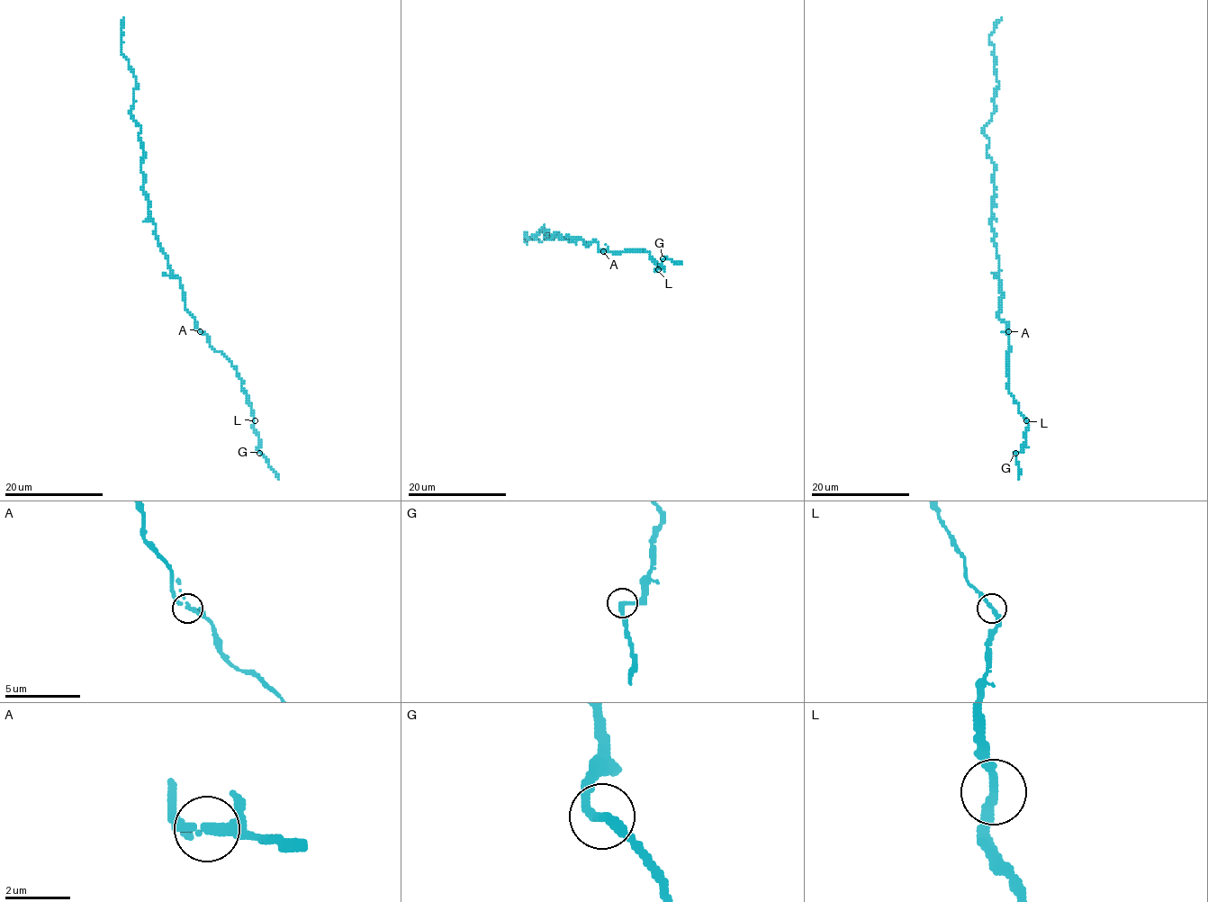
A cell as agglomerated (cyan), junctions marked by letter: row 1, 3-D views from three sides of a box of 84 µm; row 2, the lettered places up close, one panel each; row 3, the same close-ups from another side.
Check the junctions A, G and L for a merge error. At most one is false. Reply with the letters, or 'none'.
none

